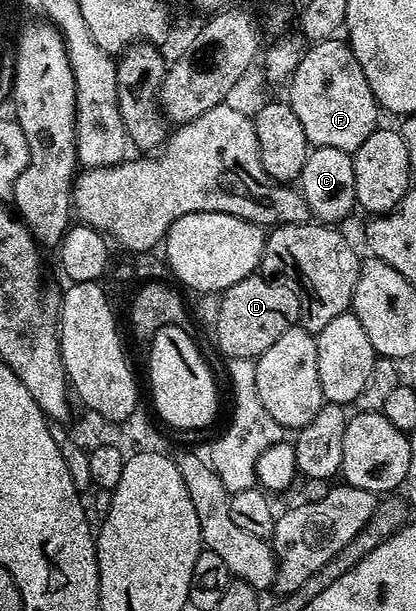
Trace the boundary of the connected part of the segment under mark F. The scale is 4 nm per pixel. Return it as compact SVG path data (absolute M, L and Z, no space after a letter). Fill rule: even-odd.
M327 39L313 42L303 52L294 76L288 82L288 104L304 127L304 135L314 147L336 147L353 154L379 128L380 106L364 79L360 63L345 40Z

